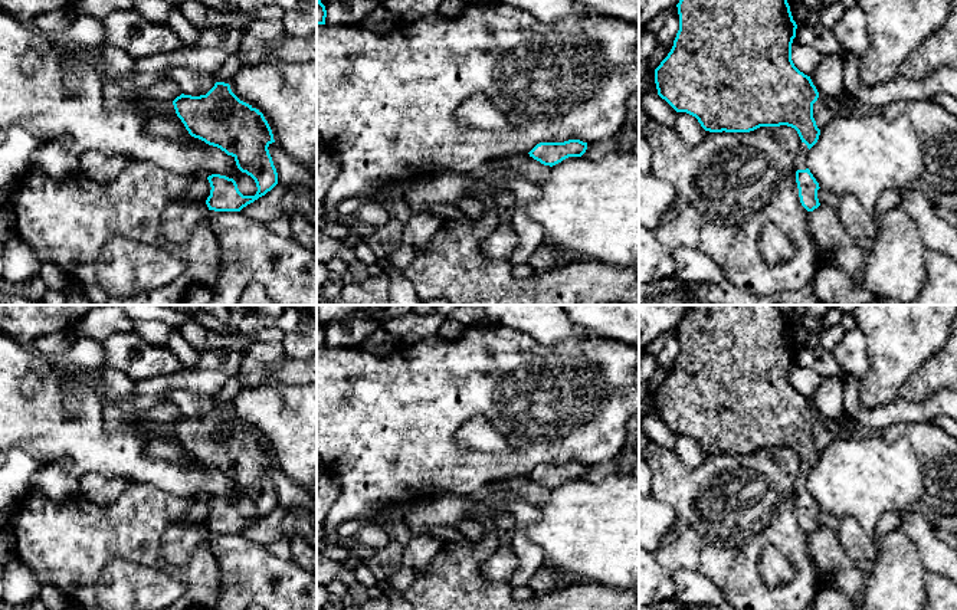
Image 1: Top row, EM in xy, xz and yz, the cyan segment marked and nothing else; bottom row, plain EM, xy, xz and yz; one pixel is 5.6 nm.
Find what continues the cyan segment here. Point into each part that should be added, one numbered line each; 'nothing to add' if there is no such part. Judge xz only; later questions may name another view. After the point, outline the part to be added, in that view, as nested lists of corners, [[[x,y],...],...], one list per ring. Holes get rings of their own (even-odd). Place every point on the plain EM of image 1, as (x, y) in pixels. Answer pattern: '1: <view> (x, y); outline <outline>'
nothing to add

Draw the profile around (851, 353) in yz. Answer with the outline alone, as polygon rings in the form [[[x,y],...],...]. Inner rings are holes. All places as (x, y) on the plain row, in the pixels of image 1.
[[[855,327],[846,331],[832,352],[843,373],[859,380],[865,375],[869,365],[869,354],[866,337],[861,328]]]

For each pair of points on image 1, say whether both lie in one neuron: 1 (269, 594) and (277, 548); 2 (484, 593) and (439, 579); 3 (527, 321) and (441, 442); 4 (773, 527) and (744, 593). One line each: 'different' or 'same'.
1: different
2: same
3: different
4: same

